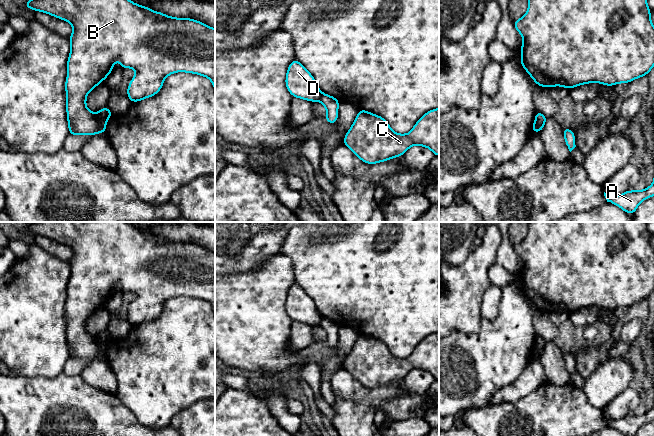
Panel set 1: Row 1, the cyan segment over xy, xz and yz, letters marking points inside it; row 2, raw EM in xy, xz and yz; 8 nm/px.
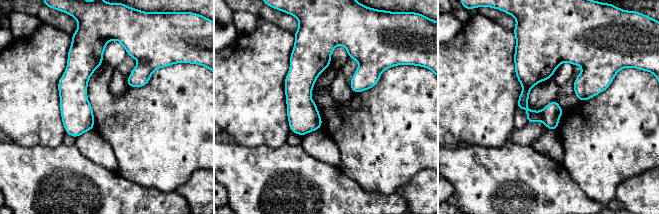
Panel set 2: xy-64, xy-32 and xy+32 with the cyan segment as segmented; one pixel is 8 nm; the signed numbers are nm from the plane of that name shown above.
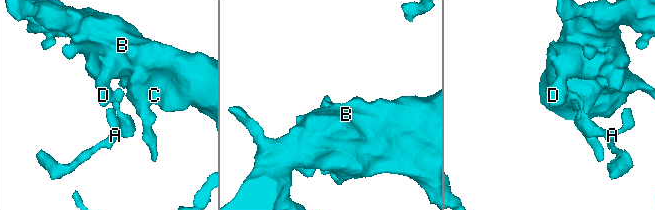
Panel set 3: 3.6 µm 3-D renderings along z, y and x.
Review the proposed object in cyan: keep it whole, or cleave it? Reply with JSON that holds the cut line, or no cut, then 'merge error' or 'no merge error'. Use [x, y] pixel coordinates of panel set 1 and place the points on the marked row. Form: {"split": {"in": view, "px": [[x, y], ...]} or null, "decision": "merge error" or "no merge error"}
{"split": {"in": "xy", "px": [[94, 114], [99, 131]]}, "decision": "merge error"}

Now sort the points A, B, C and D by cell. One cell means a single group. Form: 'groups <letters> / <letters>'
groups A / B C D

